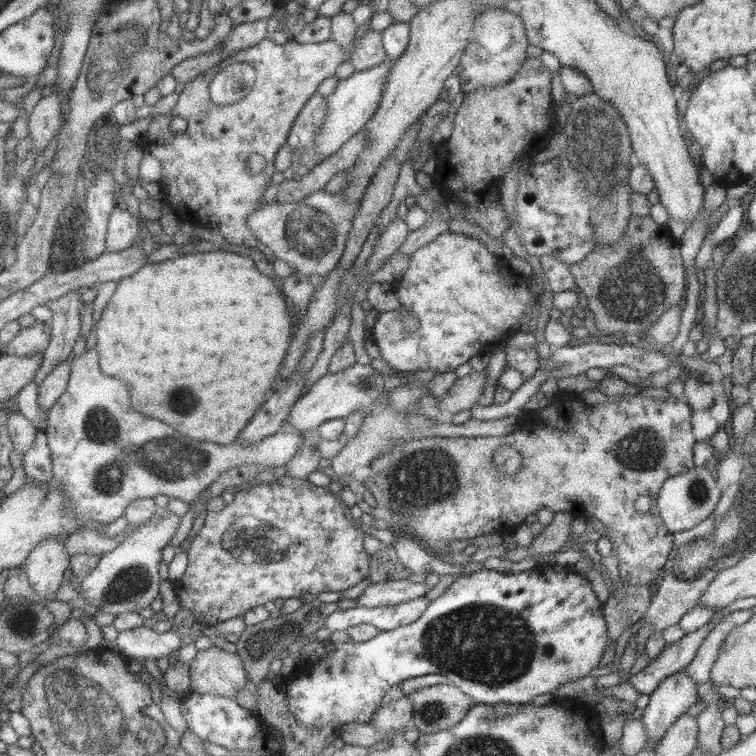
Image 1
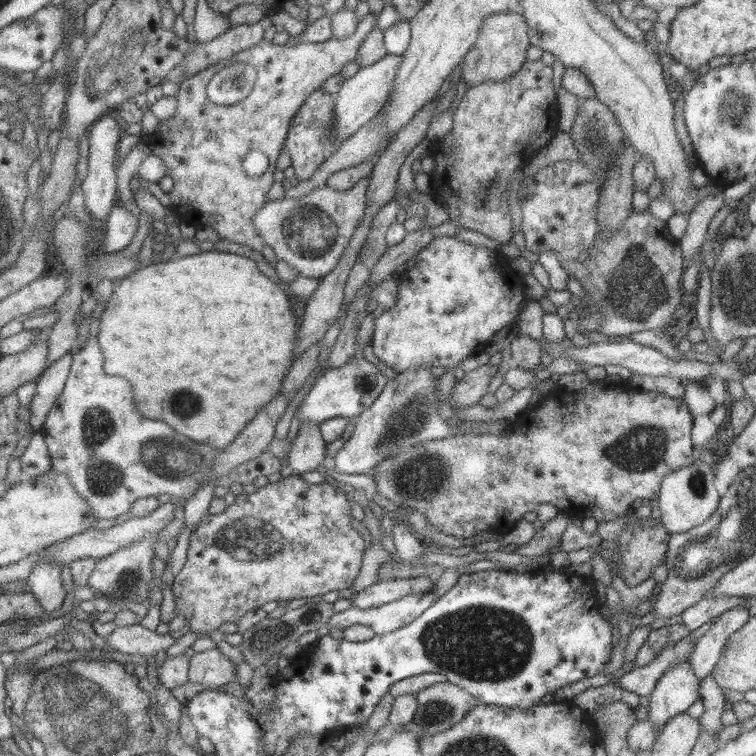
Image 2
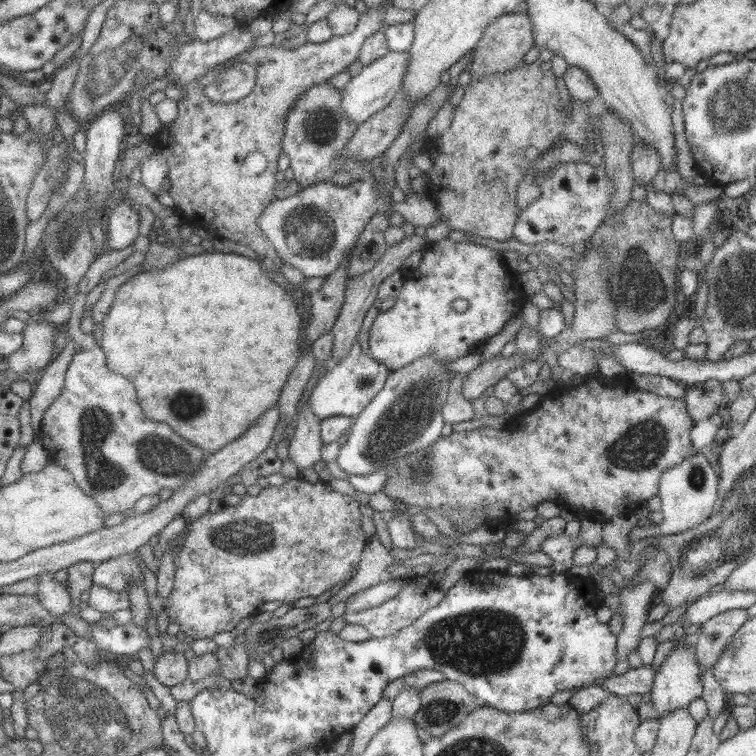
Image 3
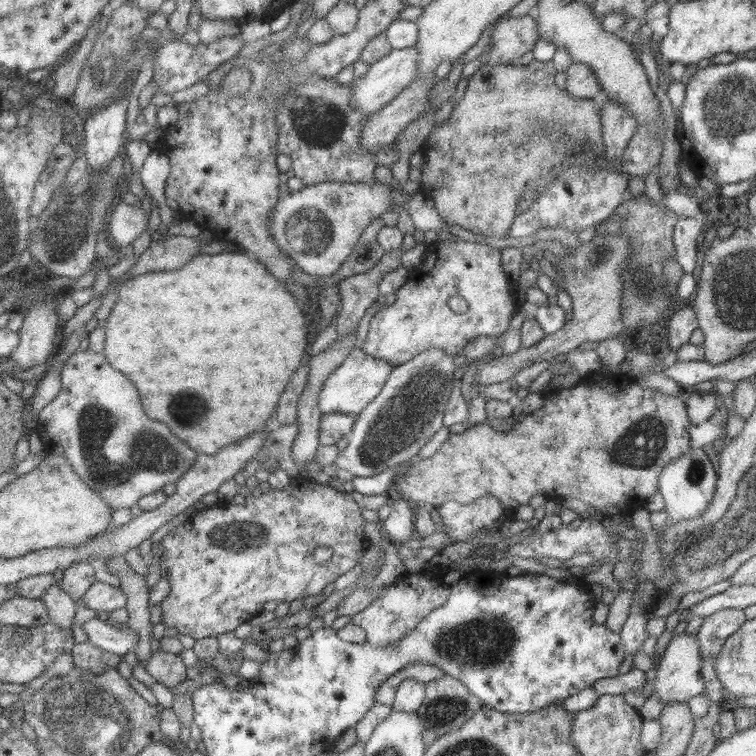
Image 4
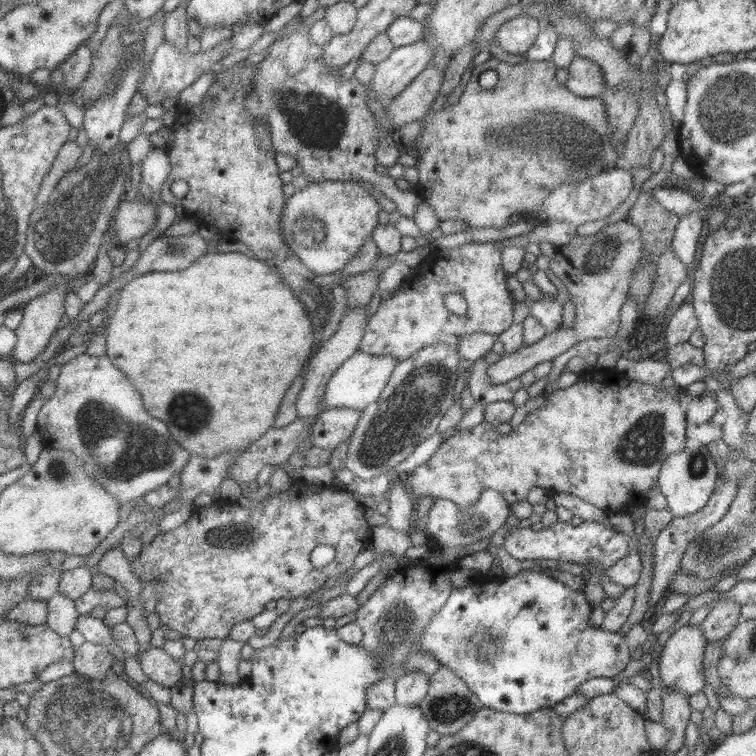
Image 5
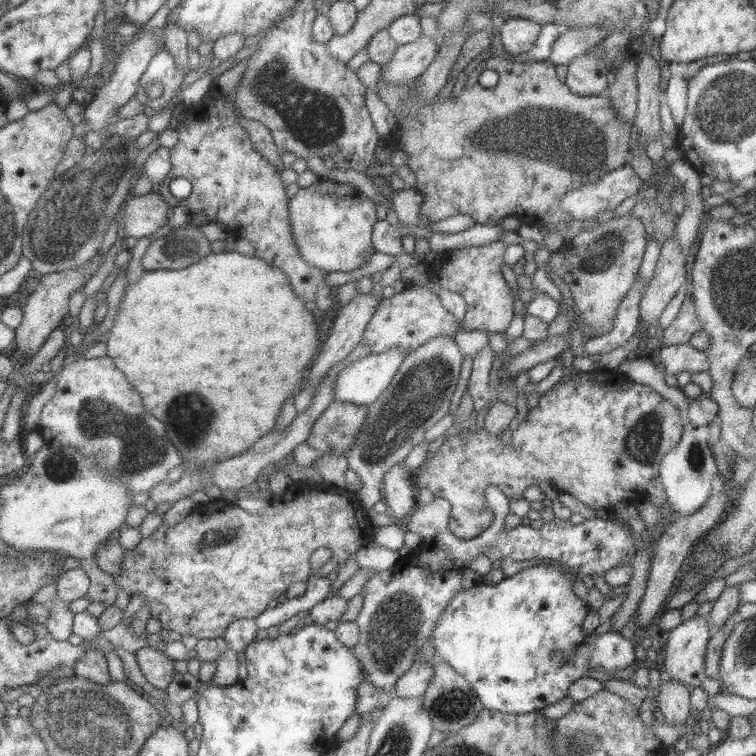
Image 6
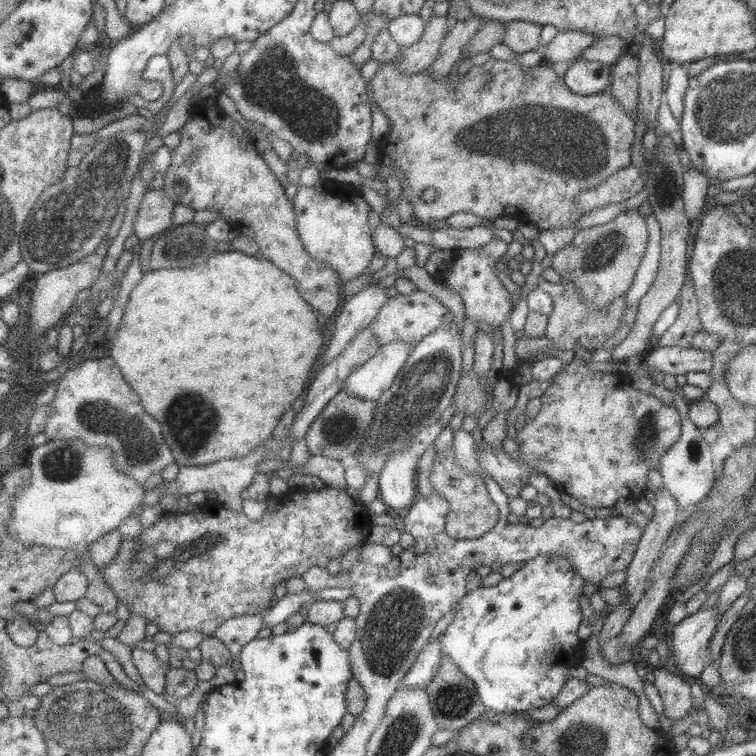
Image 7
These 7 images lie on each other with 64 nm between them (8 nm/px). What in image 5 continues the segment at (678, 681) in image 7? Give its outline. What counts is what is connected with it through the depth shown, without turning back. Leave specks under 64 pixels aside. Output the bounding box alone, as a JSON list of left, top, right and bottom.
[661,690,694,754]

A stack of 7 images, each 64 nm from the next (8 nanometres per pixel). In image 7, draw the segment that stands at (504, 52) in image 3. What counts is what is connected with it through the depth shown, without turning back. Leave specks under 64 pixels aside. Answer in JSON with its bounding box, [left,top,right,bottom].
[502,21,541,54]

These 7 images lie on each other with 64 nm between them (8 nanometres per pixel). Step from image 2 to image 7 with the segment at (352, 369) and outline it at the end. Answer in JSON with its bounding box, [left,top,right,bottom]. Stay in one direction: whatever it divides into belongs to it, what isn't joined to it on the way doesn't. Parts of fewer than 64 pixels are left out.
[340,342,411,401]

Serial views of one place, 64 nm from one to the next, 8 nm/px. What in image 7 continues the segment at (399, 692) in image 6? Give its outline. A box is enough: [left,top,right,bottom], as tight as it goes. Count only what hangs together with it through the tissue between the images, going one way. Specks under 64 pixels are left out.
[400,636,443,690]

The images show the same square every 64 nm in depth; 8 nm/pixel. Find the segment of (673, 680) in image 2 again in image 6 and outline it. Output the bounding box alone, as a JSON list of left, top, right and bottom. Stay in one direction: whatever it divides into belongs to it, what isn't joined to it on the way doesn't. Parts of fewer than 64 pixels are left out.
[657,615,709,691]

